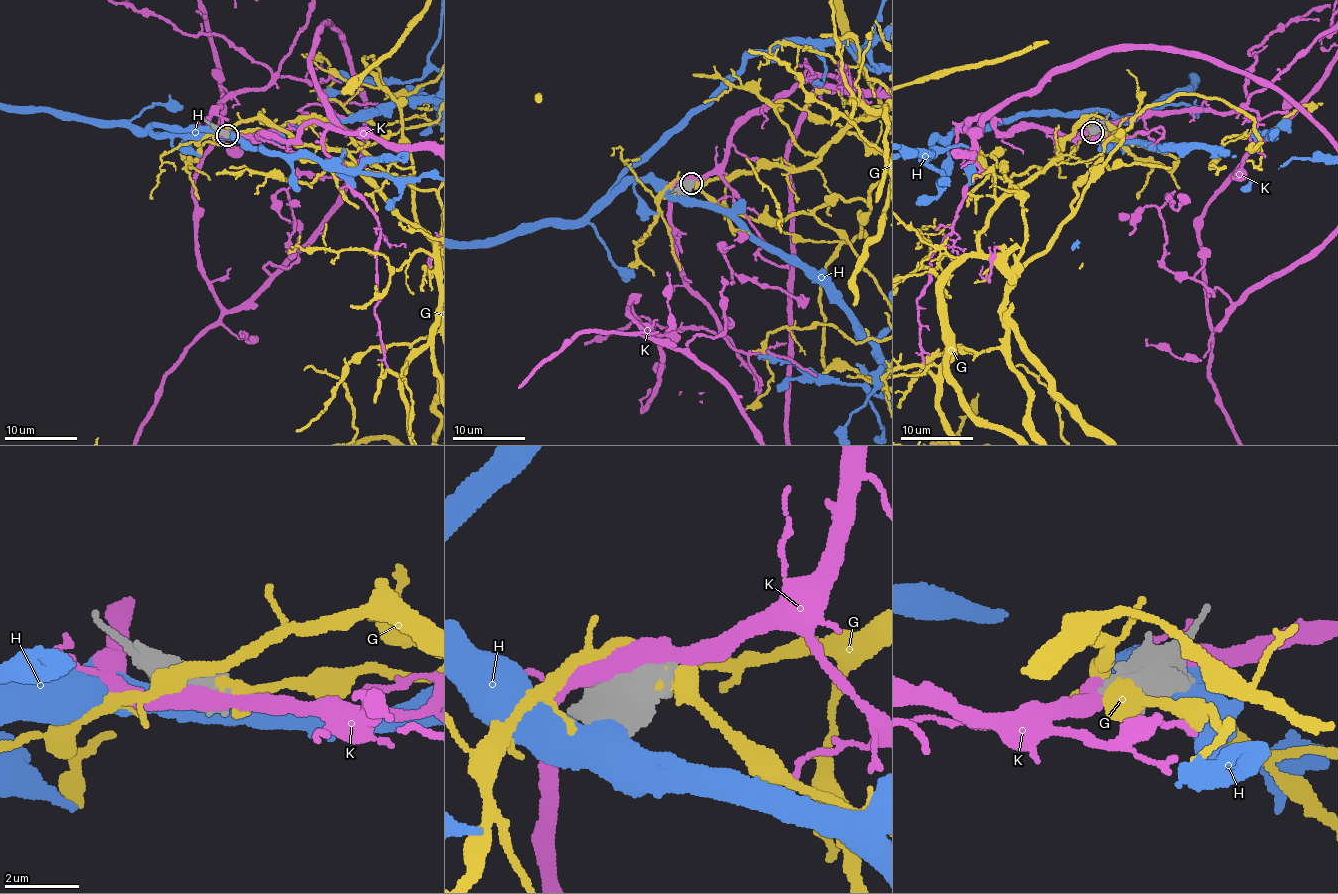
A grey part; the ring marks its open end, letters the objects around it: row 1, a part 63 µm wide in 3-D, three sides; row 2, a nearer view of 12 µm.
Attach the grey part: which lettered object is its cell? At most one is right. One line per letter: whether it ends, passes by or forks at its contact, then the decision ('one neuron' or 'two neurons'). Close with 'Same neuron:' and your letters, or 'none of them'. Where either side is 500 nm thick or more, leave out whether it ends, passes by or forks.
G: one neuron
H: two neurons
K: two neurons
Same neuron: G

